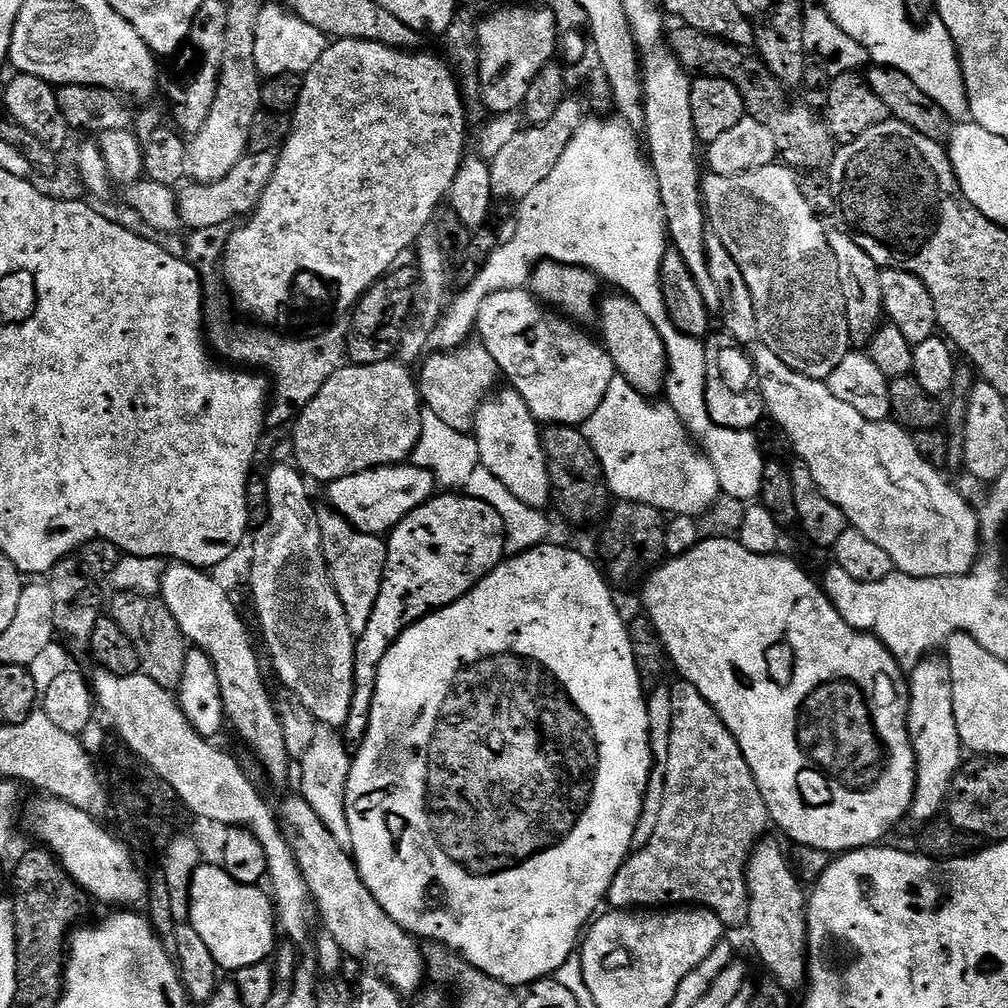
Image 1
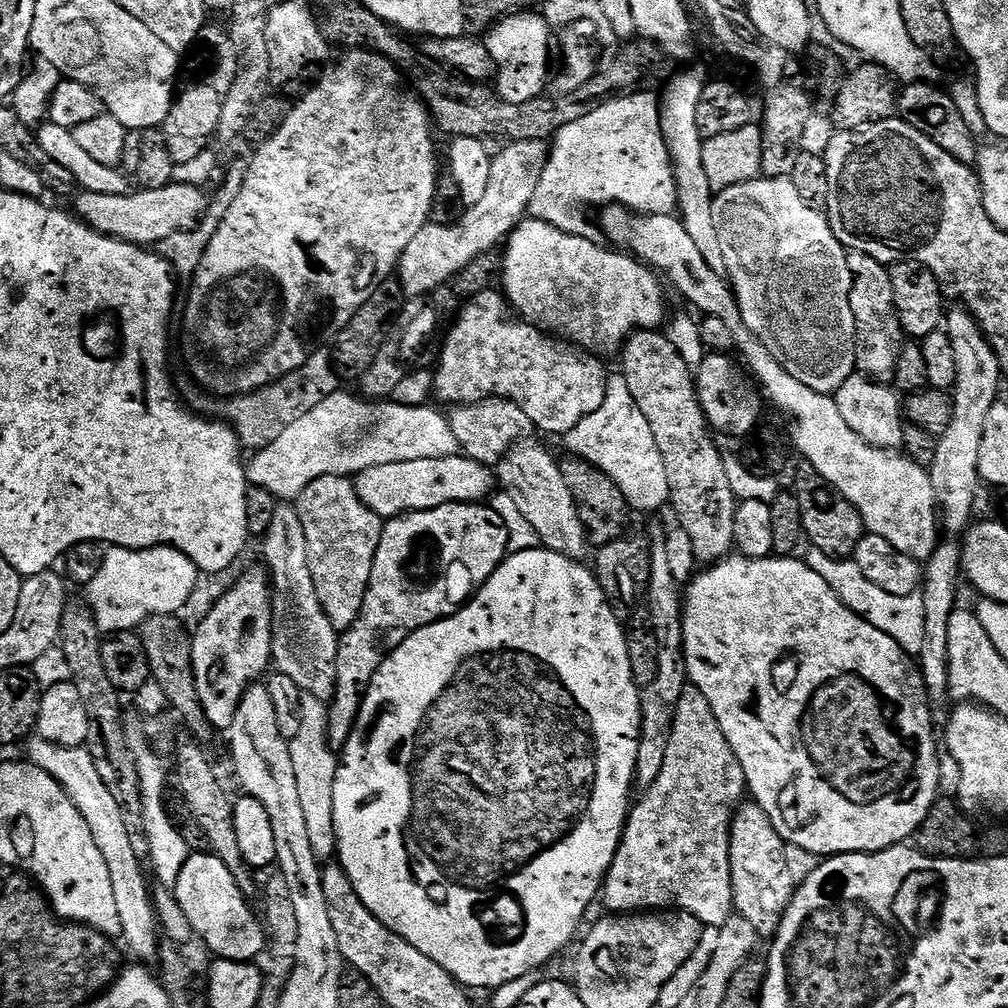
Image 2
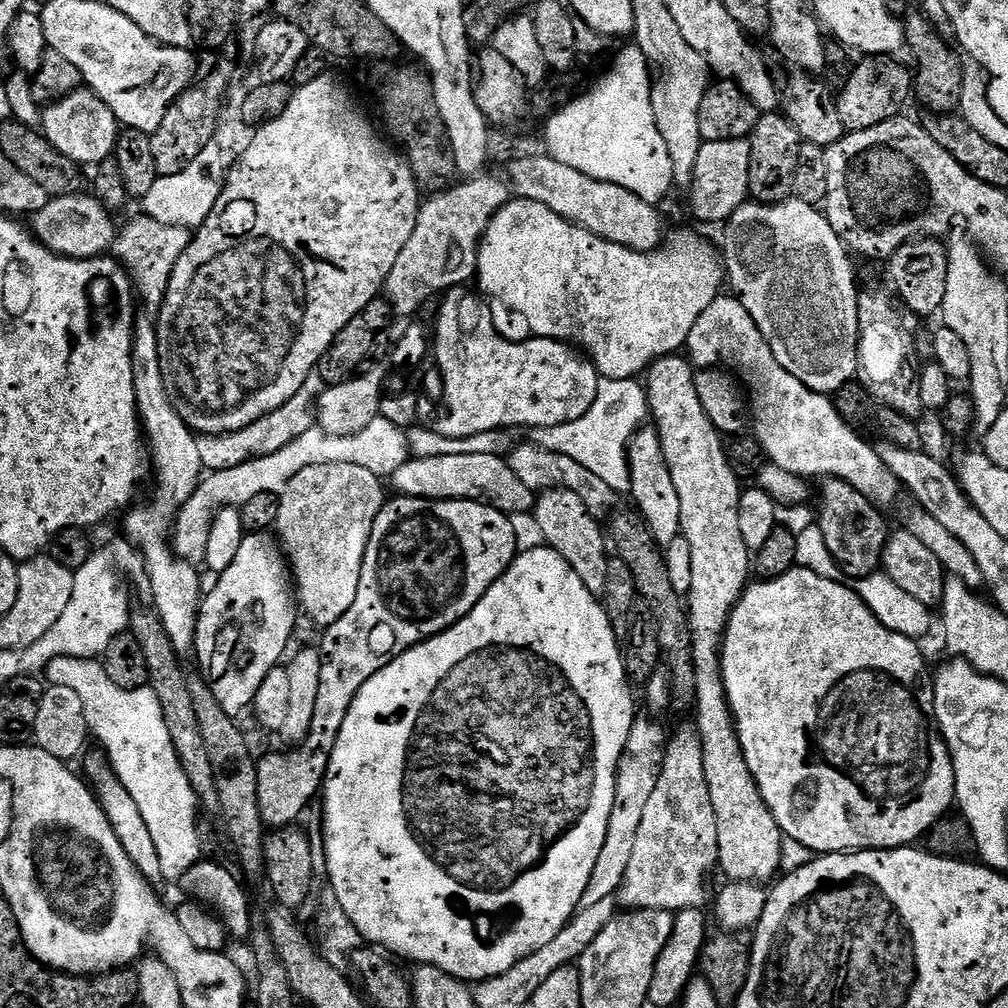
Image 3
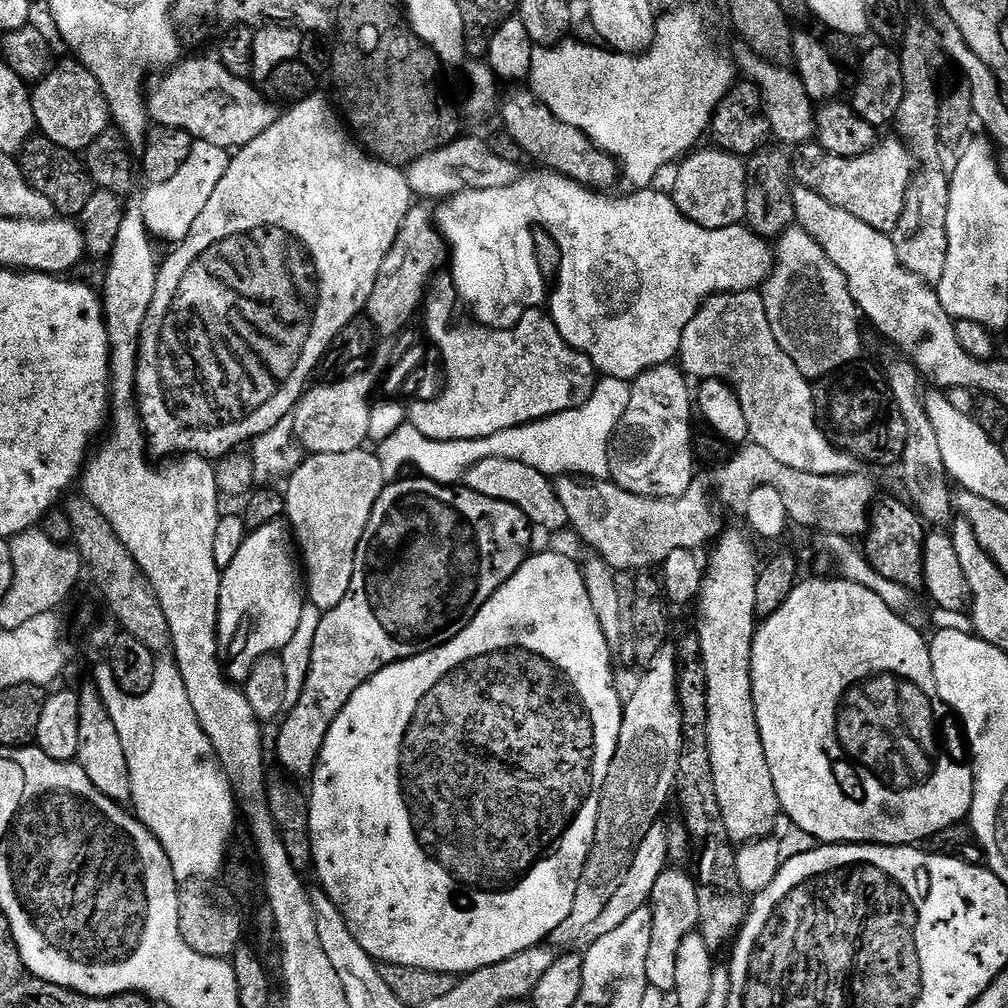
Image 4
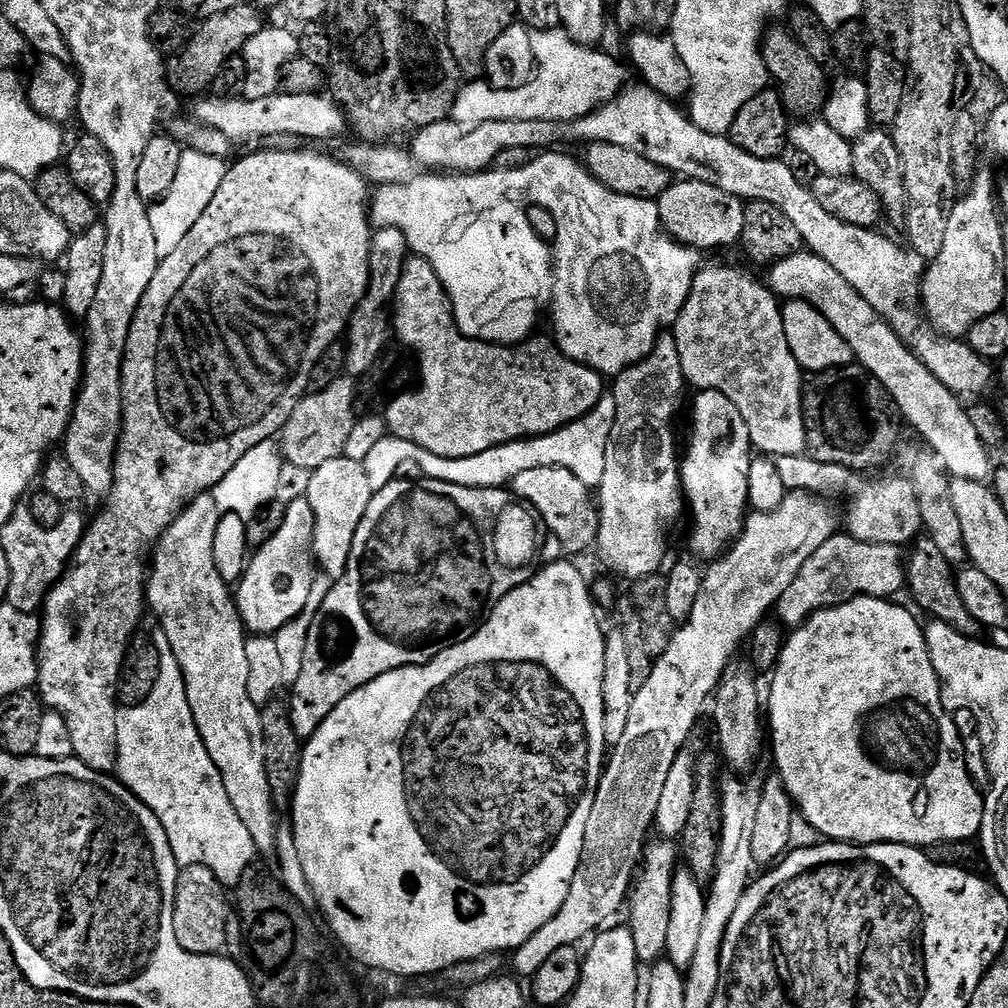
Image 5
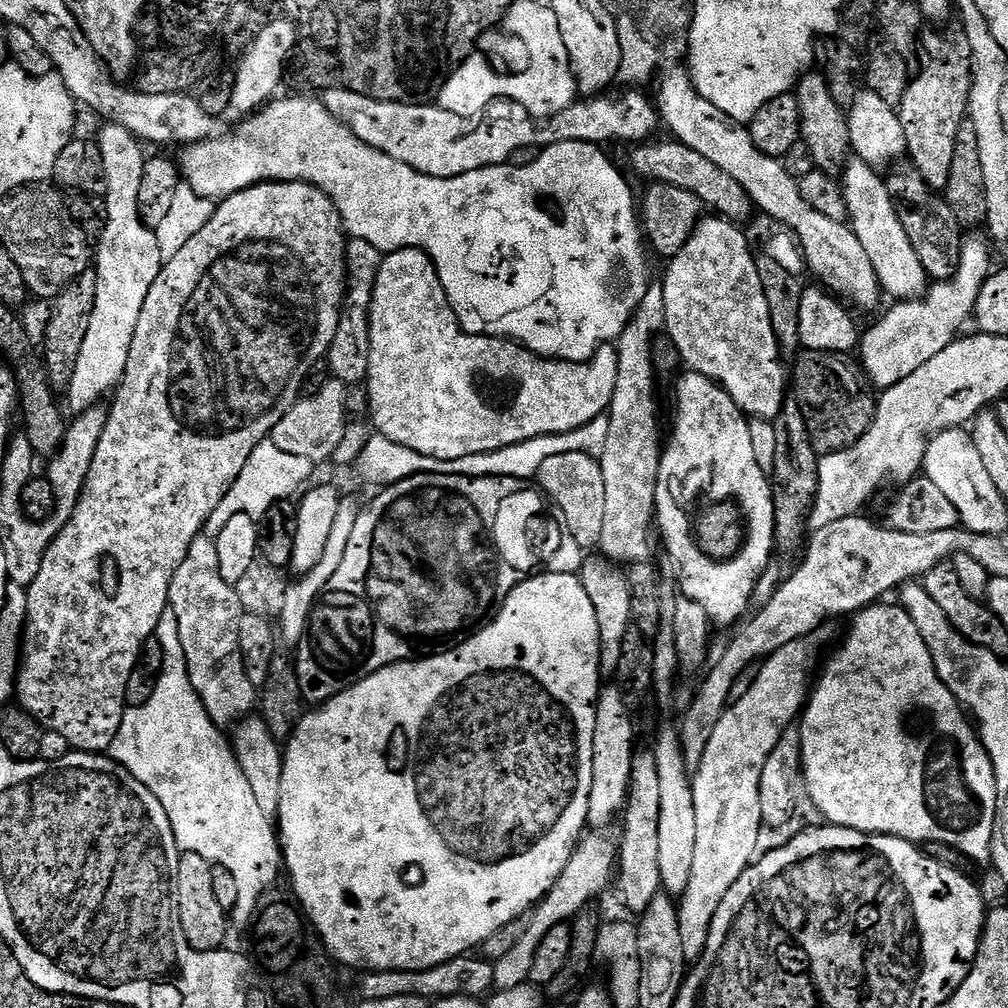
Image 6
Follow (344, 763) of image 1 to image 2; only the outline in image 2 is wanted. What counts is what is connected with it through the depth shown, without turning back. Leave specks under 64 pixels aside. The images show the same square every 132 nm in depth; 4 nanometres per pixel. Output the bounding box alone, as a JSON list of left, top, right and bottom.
[290,694,338,862]

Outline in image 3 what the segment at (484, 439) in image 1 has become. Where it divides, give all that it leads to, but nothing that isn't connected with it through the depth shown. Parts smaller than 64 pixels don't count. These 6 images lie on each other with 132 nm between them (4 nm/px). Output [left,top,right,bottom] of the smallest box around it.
[534,488,610,598]

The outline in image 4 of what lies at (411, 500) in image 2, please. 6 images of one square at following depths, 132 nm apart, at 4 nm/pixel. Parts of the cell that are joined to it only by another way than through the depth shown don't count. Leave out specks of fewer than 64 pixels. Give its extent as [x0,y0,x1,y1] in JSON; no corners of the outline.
[462,458,568,530]

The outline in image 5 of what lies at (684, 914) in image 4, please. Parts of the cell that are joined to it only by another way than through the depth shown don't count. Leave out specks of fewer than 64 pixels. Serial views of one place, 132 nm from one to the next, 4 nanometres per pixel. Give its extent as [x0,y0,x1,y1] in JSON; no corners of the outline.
[626,838,678,966]

